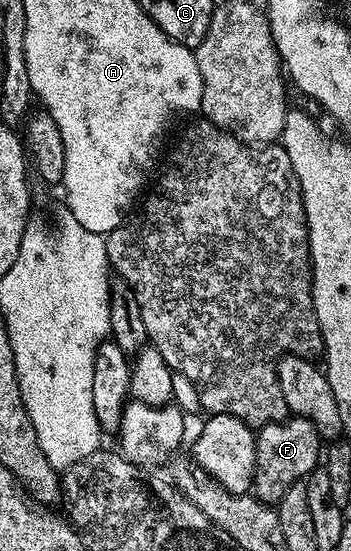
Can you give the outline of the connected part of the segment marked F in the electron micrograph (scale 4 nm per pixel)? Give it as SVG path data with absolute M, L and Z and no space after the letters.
M290 415L285 421L269 421L256 433L253 496L259 501L276 503L292 483L303 480L307 473L319 468L323 453L323 438L319 437L316 427L308 419Z

